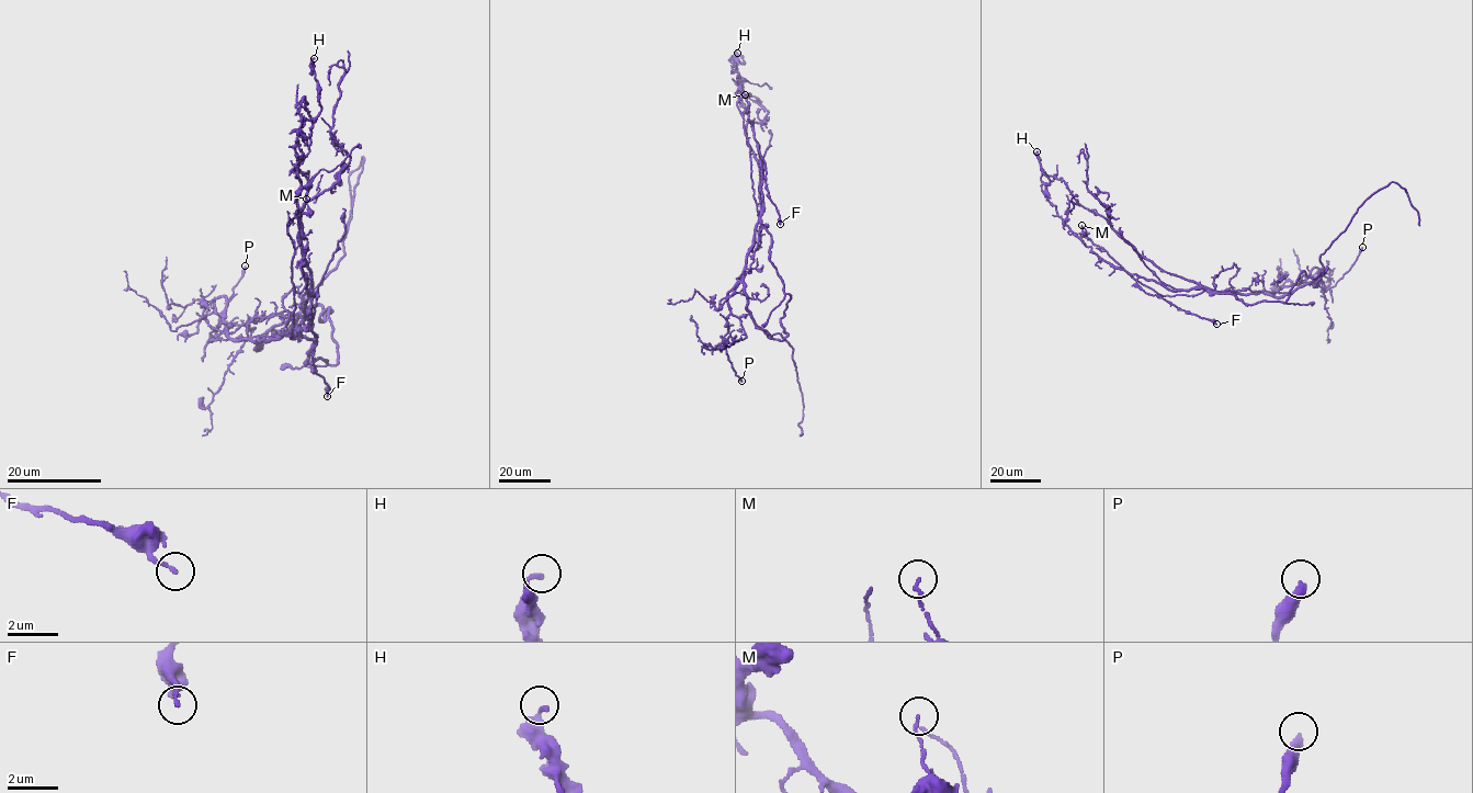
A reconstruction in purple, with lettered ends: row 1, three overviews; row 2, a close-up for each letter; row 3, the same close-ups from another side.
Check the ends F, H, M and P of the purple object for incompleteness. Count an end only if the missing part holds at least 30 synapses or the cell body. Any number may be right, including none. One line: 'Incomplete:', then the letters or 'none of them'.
Incomplete: none of them

